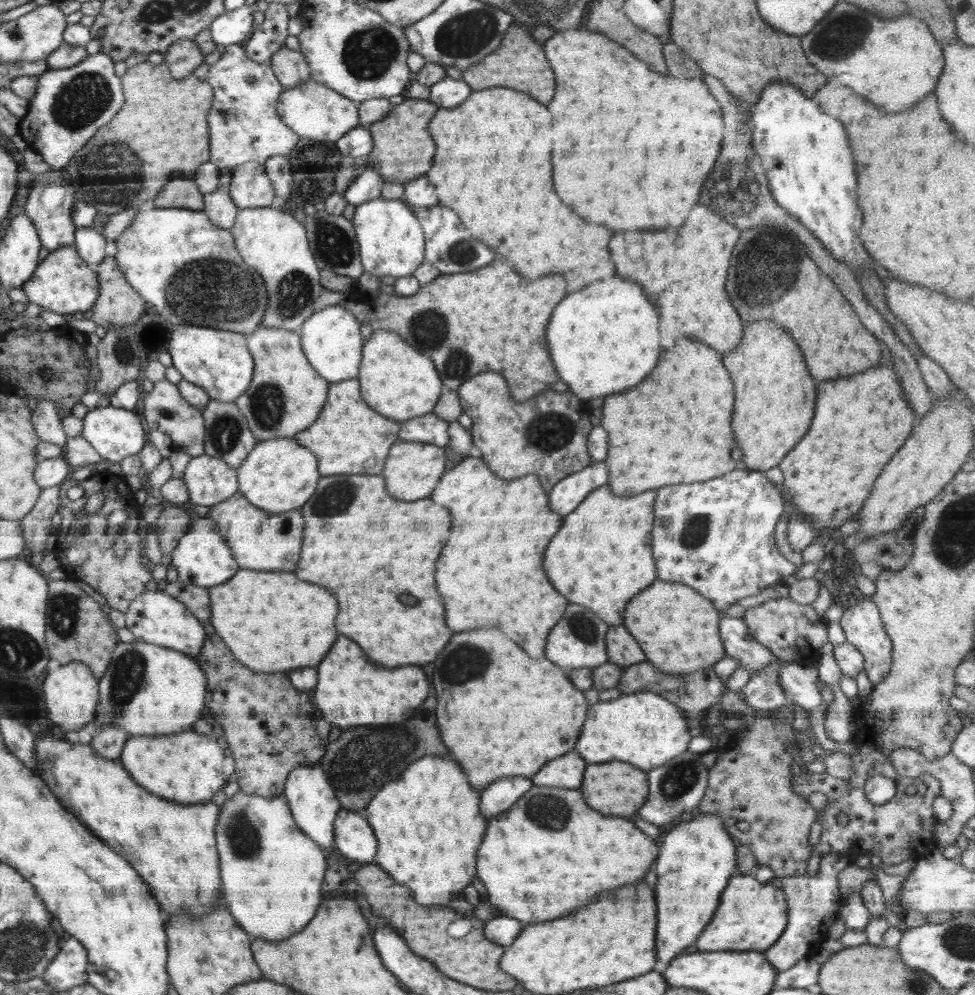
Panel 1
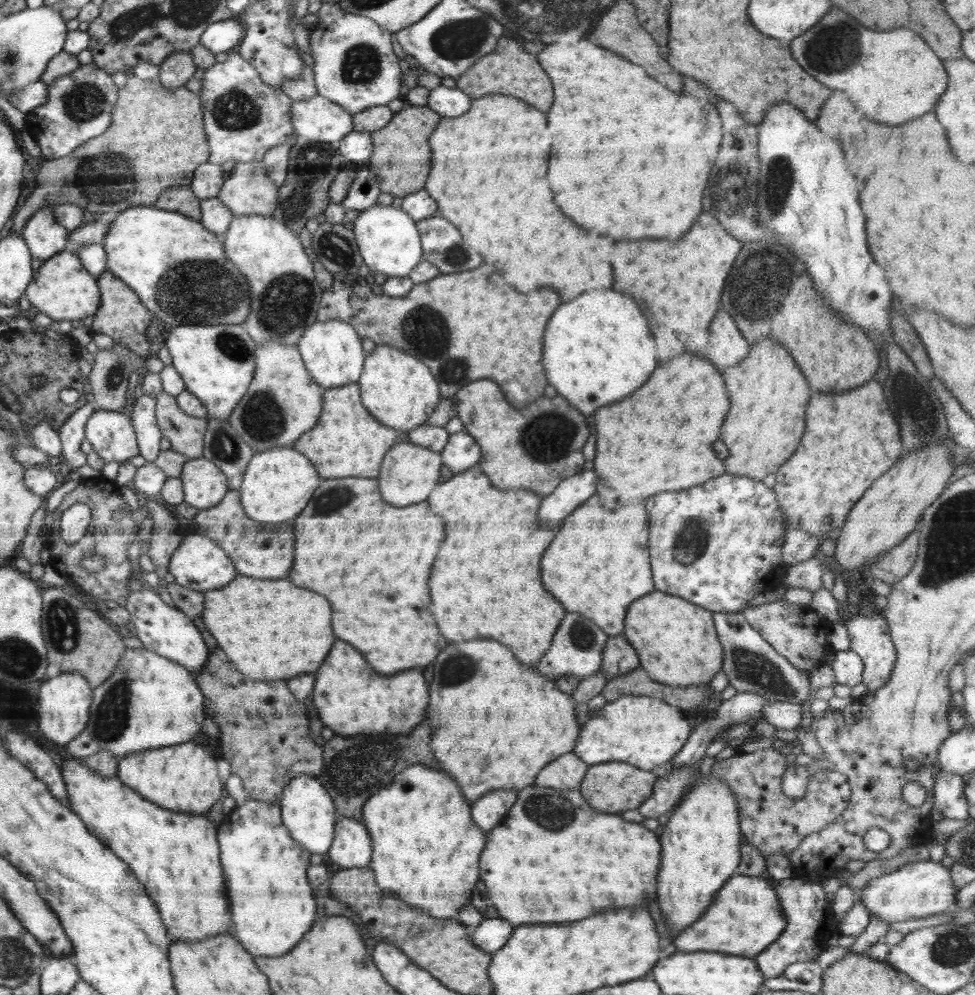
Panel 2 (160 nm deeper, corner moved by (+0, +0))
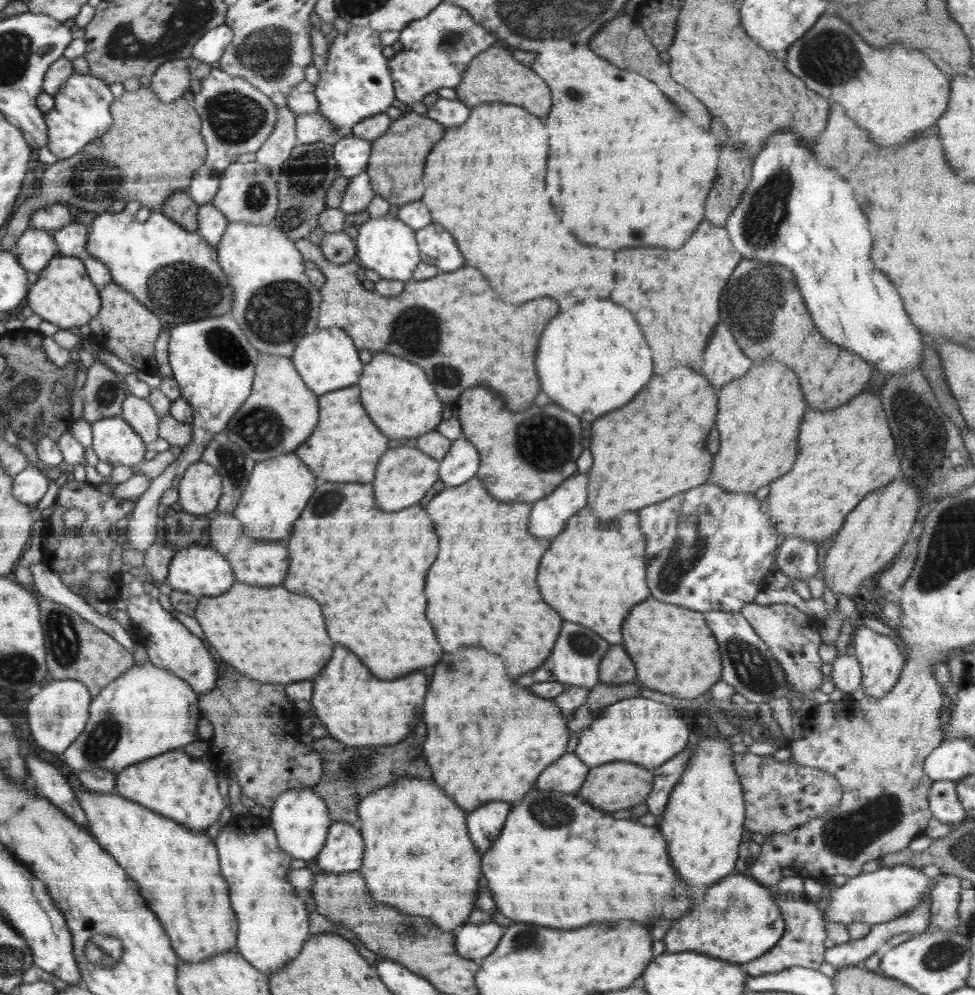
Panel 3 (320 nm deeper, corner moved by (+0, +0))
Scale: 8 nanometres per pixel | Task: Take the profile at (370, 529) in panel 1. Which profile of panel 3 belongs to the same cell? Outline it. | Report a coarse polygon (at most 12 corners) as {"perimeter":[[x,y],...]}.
{"perimeter":[[371,483],[317,486],[281,586],[390,680],[444,654],[438,536]]}

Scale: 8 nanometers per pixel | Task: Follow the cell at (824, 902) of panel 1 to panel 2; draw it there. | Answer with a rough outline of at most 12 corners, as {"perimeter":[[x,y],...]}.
{"perimeter":[[821,882],[773,884],[787,925],[754,958],[765,979],[816,961],[836,924]]}

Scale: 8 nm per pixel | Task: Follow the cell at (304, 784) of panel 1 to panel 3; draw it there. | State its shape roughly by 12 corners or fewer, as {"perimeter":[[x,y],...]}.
{"perimeter":[[283,792],[269,816],[280,850],[309,861],[326,844],[328,805]]}

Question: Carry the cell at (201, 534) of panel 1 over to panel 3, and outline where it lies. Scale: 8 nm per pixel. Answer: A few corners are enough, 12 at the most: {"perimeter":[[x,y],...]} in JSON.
{"perimeter":[[210,545],[176,551],[166,580],[172,590],[218,597],[236,583]]}

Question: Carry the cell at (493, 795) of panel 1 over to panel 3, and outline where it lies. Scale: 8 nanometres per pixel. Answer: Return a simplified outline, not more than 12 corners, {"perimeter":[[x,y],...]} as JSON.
{"perimeter":[[490,802],[468,814],[468,834],[478,852],[490,850],[510,812]]}

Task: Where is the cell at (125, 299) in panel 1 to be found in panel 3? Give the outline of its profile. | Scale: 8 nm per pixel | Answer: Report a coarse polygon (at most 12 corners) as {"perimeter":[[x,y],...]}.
{"perimeter":[[110,282],[89,322],[100,344],[136,372],[156,375],[163,326]]}

